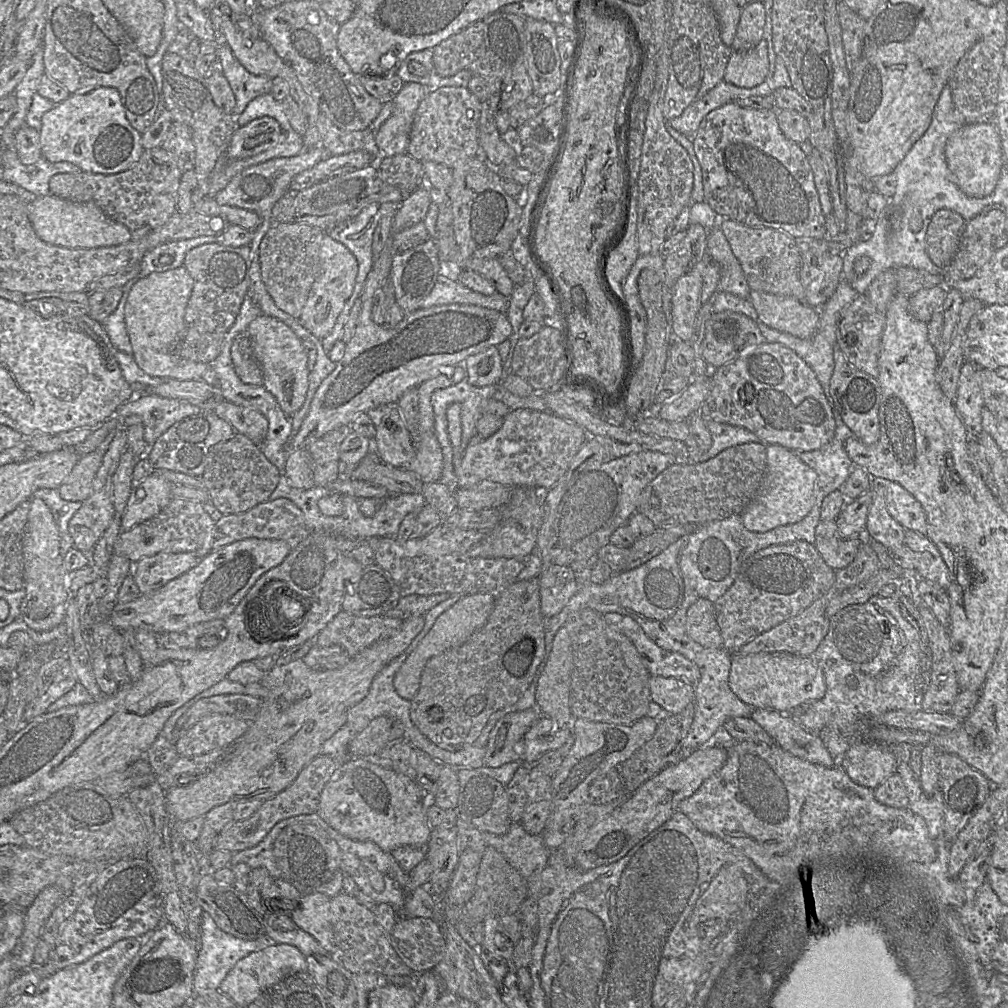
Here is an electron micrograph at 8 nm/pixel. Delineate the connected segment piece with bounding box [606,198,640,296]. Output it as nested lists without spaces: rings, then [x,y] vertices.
[[[631,198],[628,228],[622,243],[611,253],[606,273],[613,290],[623,296],[623,284],[632,266],[639,257],[637,236],[637,201]]]

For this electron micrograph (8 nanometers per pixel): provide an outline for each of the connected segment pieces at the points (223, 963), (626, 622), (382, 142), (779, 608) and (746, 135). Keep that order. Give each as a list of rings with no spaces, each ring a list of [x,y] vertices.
[[[203,911],[199,953],[193,980],[194,995],[205,994],[206,992],[219,989],[222,981],[239,960],[274,944],[275,942],[268,935],[257,940],[248,941],[228,934],[216,925],[207,912]]]
[[[615,612],[606,613],[603,618],[632,641],[651,675],[697,684],[701,676],[698,666],[680,653],[659,647],[635,619]]]
[[[409,82],[393,99],[392,113],[375,135],[381,157],[406,153],[413,117],[426,93],[423,85]]]
[[[804,540],[753,553],[741,563],[733,585],[715,602],[723,648],[733,654],[758,635],[798,615],[831,588],[835,575],[814,544]]]
[[[728,103],[703,119],[693,137],[693,145],[702,169],[704,199],[718,215],[751,228],[773,228],[793,238],[826,239],[826,217],[821,209],[812,168],[799,144],[786,138],[781,131],[777,112]]]

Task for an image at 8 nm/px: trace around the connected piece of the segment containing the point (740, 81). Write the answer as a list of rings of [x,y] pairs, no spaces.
[[[763,38],[759,44],[747,51],[732,52],[727,64],[724,80],[741,88],[754,88],[767,80],[769,59],[767,41]]]

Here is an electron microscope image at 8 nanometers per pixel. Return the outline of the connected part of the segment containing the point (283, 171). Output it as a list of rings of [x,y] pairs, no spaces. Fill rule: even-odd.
[[[317,145],[307,150],[303,150],[302,147],[302,151],[296,156],[273,158],[266,162],[244,168],[241,172],[234,175],[228,184],[214,196],[214,200],[220,205],[250,210],[260,217],[260,225],[256,229],[251,230],[253,238],[249,244],[250,260],[252,257],[259,257],[261,240],[271,228],[272,209],[289,192],[292,179],[300,172],[312,168],[316,163],[331,155],[322,145]]]

